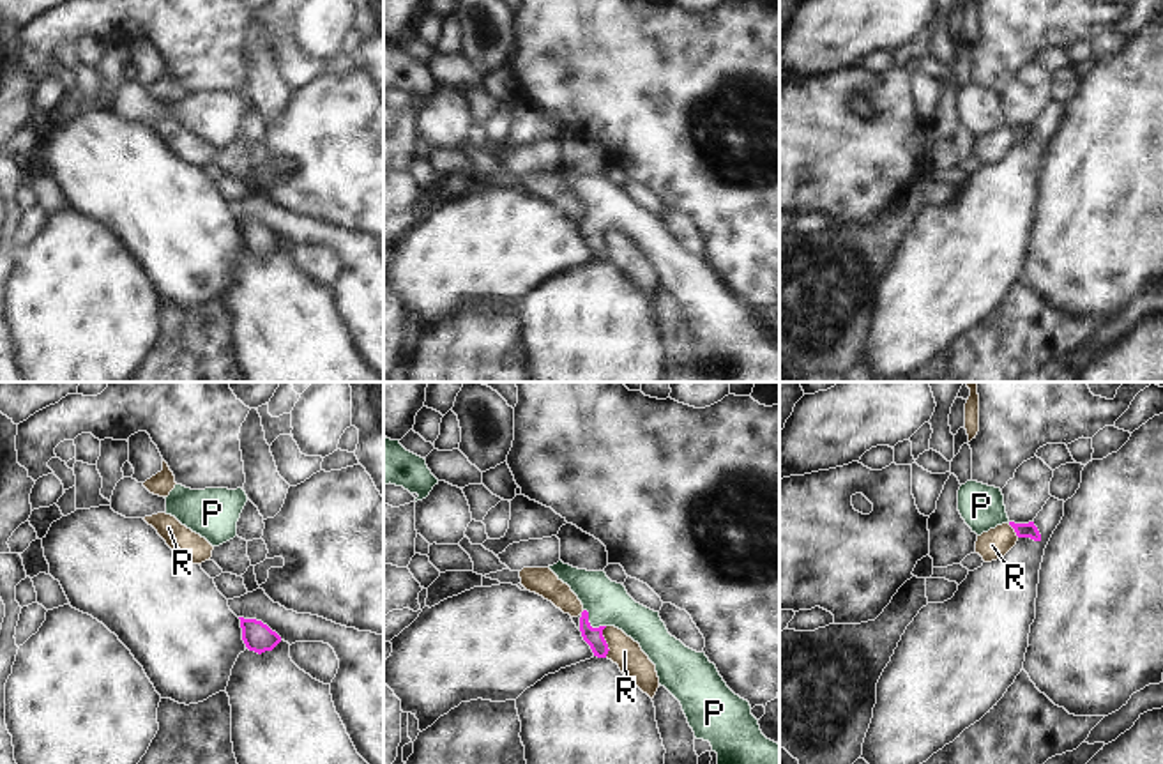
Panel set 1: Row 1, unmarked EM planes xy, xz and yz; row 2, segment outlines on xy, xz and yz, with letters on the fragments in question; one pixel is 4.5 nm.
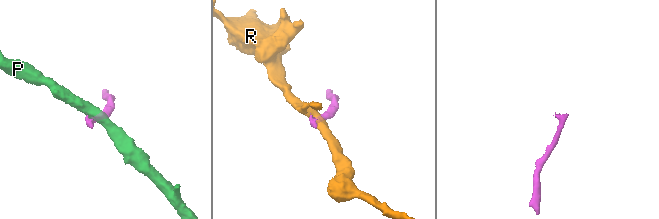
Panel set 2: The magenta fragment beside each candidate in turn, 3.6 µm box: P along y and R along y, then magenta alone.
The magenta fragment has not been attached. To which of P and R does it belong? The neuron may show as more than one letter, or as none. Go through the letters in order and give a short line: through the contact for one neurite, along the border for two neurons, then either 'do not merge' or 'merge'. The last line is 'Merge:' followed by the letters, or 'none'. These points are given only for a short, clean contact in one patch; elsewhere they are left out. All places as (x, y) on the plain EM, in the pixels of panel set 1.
P: line xz (594, 241), (589, 229), (608, 207); merge
R: line xz (607, 230), (603, 234), (608, 253), (605, 260); do not merge
Merge: P

